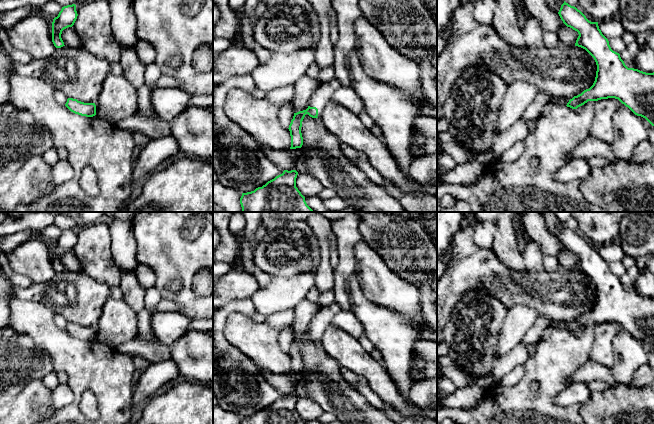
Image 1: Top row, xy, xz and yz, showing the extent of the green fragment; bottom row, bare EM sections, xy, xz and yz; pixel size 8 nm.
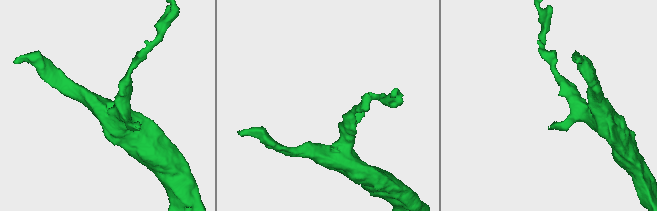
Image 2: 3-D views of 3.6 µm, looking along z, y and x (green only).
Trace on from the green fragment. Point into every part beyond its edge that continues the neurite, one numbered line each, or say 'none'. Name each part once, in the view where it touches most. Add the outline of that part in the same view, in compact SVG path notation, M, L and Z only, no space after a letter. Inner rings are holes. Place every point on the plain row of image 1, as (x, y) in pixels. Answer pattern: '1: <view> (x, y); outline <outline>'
1: xz (324, 317); outline M334 301L327 306L321 307L318 313L315 315L308 328L310 331L316 331L318 333L318 342L320 342L320 339L327 327L331 325L335 314L338 313L340 310L341 308L339 304Z

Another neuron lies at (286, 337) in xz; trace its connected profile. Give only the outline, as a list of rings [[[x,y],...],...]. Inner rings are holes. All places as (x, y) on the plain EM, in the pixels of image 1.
[[[291,327],[285,328],[279,335],[279,344],[284,352],[289,352],[294,340],[294,334]]]

